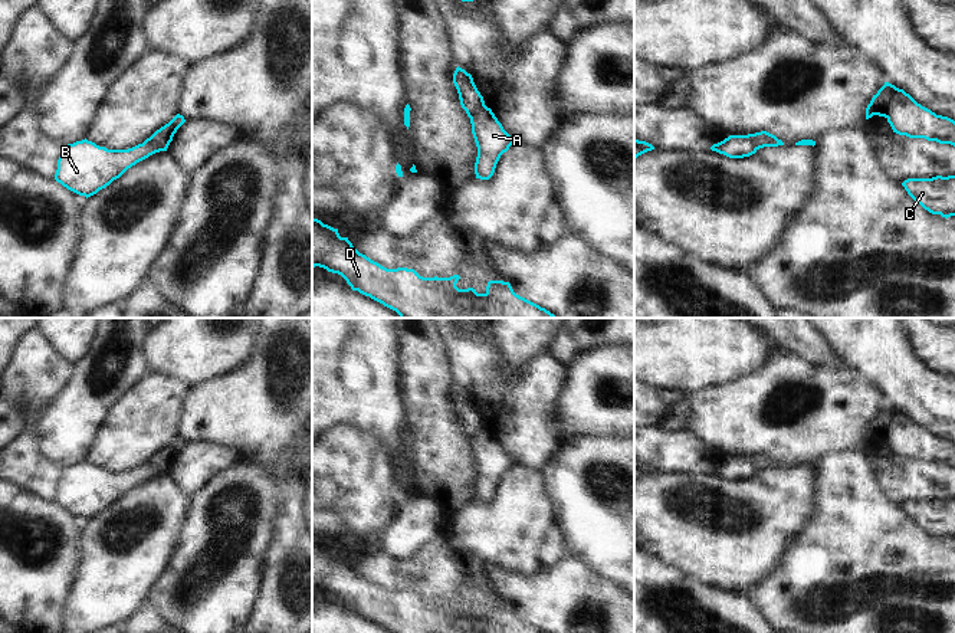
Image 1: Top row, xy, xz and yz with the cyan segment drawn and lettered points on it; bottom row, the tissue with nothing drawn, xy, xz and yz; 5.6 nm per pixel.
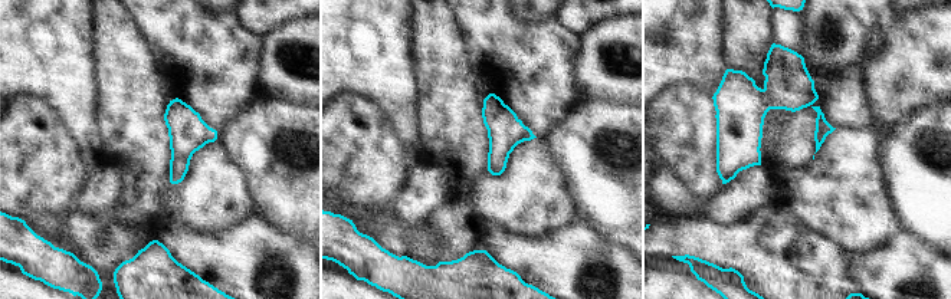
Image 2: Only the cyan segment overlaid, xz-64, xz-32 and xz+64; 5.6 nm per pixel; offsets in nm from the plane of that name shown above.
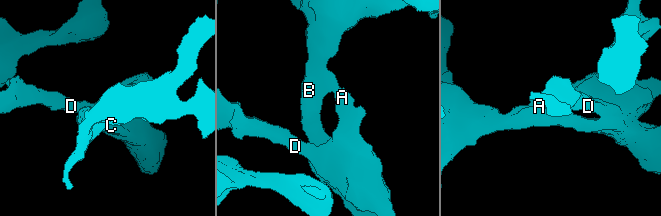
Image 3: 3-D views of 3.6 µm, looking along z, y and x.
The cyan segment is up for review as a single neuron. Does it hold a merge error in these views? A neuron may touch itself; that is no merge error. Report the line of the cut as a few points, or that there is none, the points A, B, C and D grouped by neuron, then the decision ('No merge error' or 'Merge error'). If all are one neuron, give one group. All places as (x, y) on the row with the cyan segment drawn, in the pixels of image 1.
Split along xz (485, 105), (469, 117). Groups: A D / B C. Merge error.

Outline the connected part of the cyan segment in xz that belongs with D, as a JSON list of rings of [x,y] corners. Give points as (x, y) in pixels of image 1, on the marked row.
[[[312,219],[312,268],[319,266],[341,275],[352,291],[370,296],[396,311],[400,318],[555,318],[539,305],[516,295],[509,282],[489,281],[485,293],[476,289],[459,289],[459,275],[450,278],[423,278],[414,269],[387,269],[360,253],[338,229]]]

